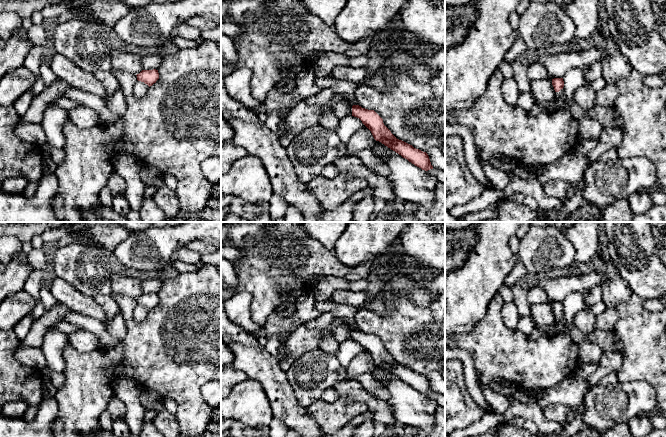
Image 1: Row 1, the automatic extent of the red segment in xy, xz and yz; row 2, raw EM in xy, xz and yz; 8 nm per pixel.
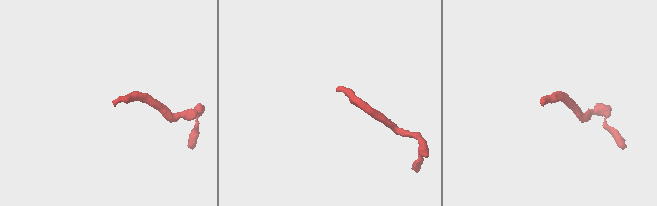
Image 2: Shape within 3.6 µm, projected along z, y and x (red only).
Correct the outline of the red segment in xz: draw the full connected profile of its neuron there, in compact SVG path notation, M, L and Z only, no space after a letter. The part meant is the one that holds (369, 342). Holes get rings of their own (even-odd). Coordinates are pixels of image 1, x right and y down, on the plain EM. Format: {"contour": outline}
{"contour": "M353 329L352 340L362 345L371 355L376 365L381 366L422 394L428 395L433 393L428 378L397 363L384 349L383 343L374 334L368 334L359 329Z"}

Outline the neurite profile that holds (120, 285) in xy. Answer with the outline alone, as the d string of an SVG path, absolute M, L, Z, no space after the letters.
M112 274L111 290L115 295L126 295L132 298L139 298L142 294L142 280L121 274Z

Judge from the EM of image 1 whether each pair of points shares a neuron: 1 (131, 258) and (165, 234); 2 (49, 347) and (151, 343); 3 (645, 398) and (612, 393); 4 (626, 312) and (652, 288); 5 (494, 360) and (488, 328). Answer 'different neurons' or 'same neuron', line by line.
1: same neuron
2: different neurons
3: same neuron
4: different neurons
5: same neuron

